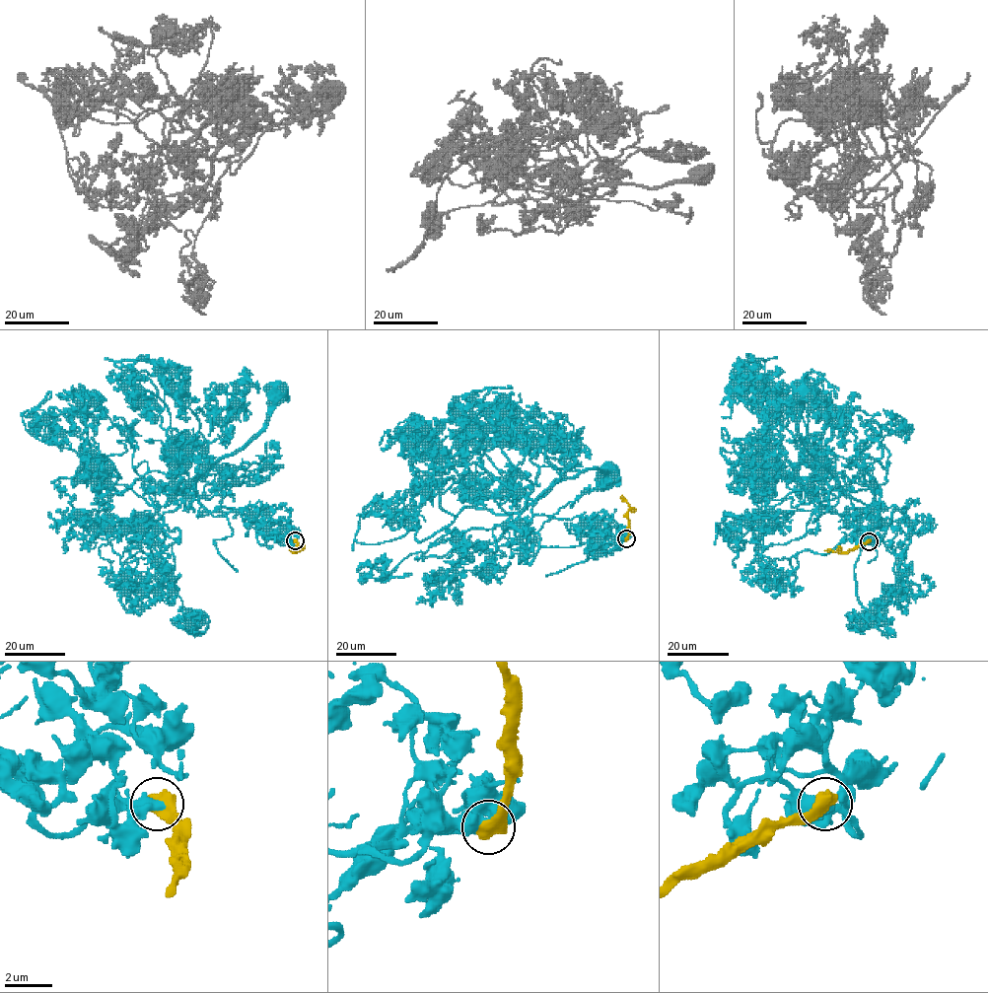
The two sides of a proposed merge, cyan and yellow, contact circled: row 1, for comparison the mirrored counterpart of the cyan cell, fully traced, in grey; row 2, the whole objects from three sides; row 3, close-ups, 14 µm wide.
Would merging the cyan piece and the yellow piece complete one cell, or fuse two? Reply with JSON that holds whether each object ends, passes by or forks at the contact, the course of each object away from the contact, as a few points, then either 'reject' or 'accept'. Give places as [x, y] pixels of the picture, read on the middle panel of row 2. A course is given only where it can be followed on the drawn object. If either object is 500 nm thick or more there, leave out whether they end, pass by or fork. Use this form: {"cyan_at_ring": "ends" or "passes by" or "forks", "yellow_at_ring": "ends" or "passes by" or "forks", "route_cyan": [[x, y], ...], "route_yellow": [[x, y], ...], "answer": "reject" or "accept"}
{"route_cyan": [[626, 539], [605, 542], [584, 528], [582, 516], [537, 515], [529, 499], [527, 508], [590, 468], [605, 478]], "route_yellow": [[626, 539], [629, 504], [621, 496]], "answer": "reject"}

